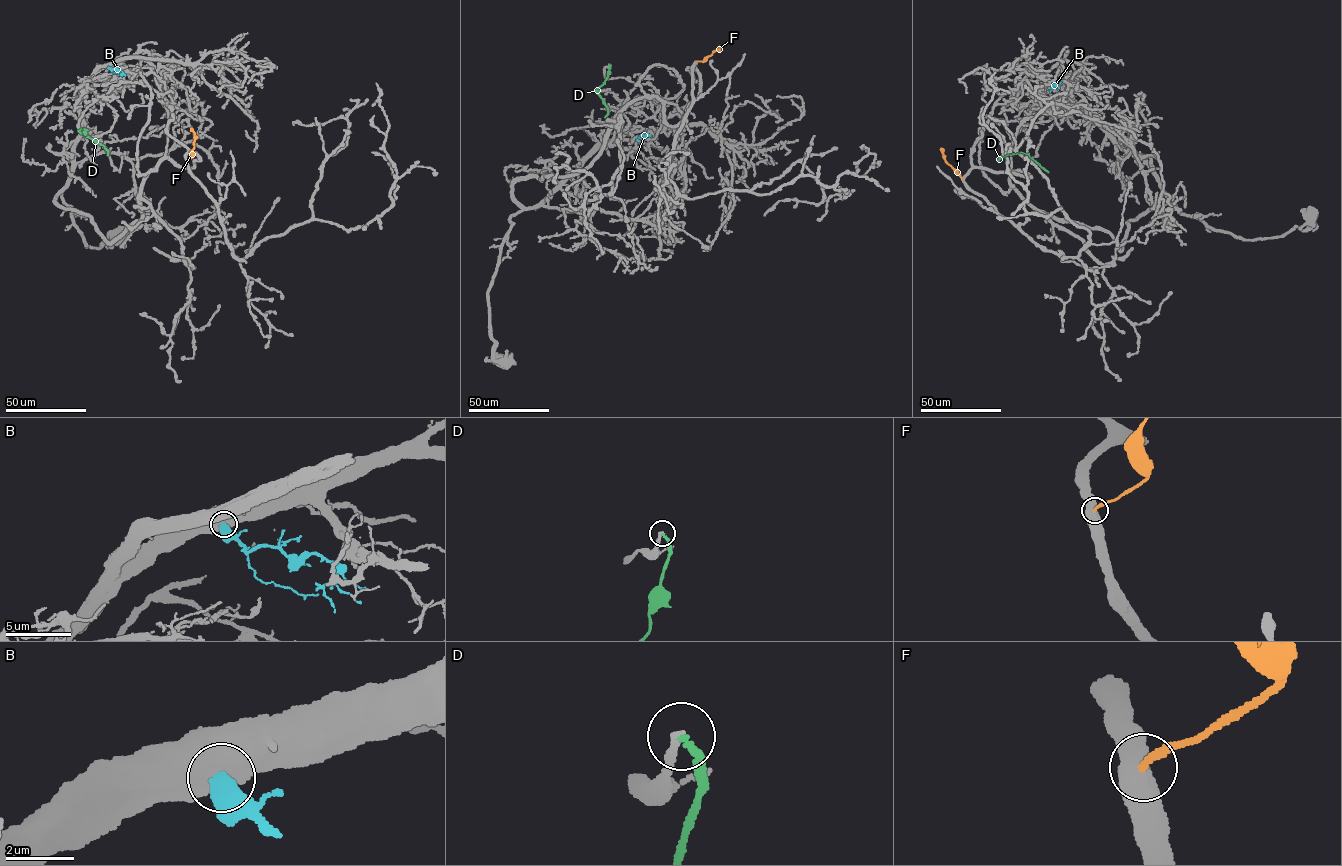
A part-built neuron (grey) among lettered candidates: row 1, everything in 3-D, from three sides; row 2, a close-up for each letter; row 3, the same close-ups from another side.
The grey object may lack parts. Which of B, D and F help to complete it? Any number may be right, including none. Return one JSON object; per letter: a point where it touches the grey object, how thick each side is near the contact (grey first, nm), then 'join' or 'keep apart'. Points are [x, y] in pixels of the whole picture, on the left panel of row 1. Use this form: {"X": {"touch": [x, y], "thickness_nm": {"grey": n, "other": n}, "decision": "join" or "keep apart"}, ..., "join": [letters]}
{"B": {"touch": [108, 66], "thickness_nm": {"grey": 950, "other": 550}, "decision": "keep apart"}, "D": {"touch": [85, 134], "thickness_nm": {"grey": 190, "other": 180}, "decision": "keep apart"}, "F": {"touch": [187, 160], "thickness_nm": {"grey": 600, "other": 180}, "decision": "join"}, "join": ["F"]}

